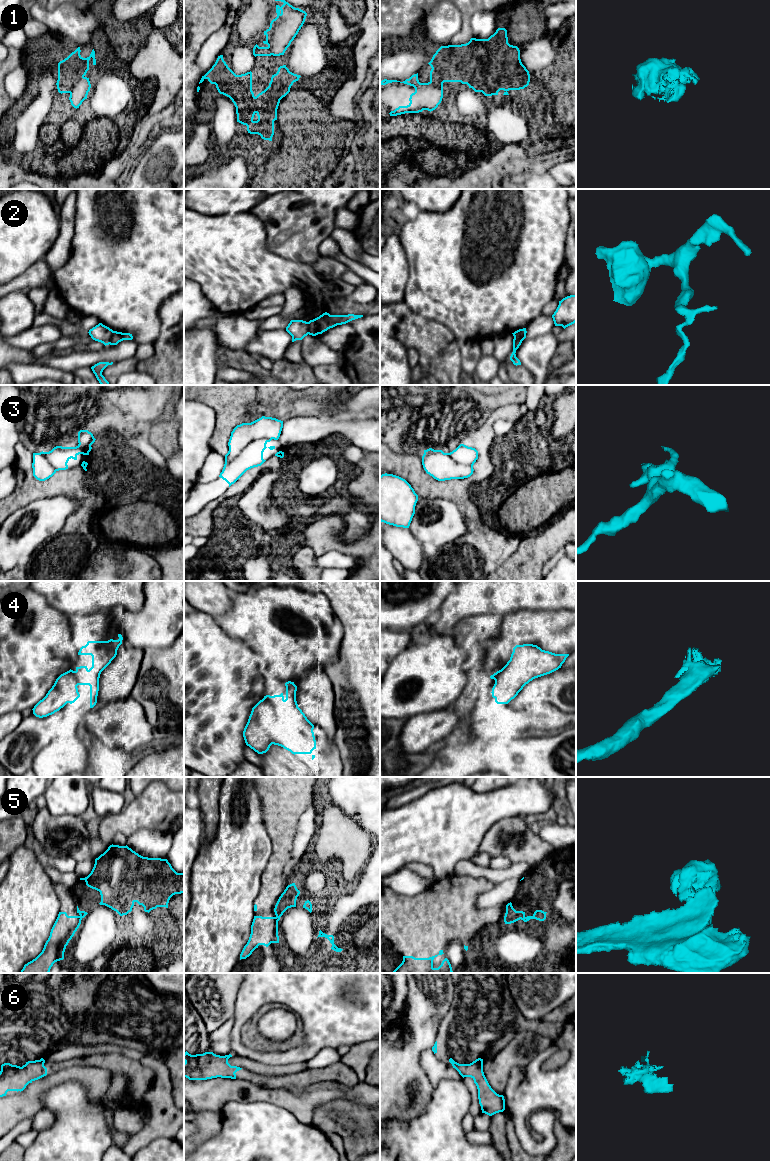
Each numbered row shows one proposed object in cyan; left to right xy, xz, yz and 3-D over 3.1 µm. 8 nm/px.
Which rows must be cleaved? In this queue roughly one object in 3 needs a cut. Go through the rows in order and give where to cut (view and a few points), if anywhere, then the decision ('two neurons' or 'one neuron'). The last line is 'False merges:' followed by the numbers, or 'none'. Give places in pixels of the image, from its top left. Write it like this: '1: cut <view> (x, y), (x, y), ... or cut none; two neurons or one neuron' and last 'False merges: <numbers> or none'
1: cut xy (83, 76), (74, 84), (69, 92); two neurons
2: cut xy (114, 331), (109, 343); two neurons
3: cut none; one neuron
4: cut none; one neuron
5: cut xz (275, 917), (277, 921); two neurons
6: cut none; one neuron
False merges: 1, 2, 5

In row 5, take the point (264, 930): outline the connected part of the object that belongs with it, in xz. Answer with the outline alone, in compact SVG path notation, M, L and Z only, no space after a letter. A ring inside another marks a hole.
M254 916L251 934L240 954L240 960L249 957L259 945L268 947L271 943L279 943L277 918Z

